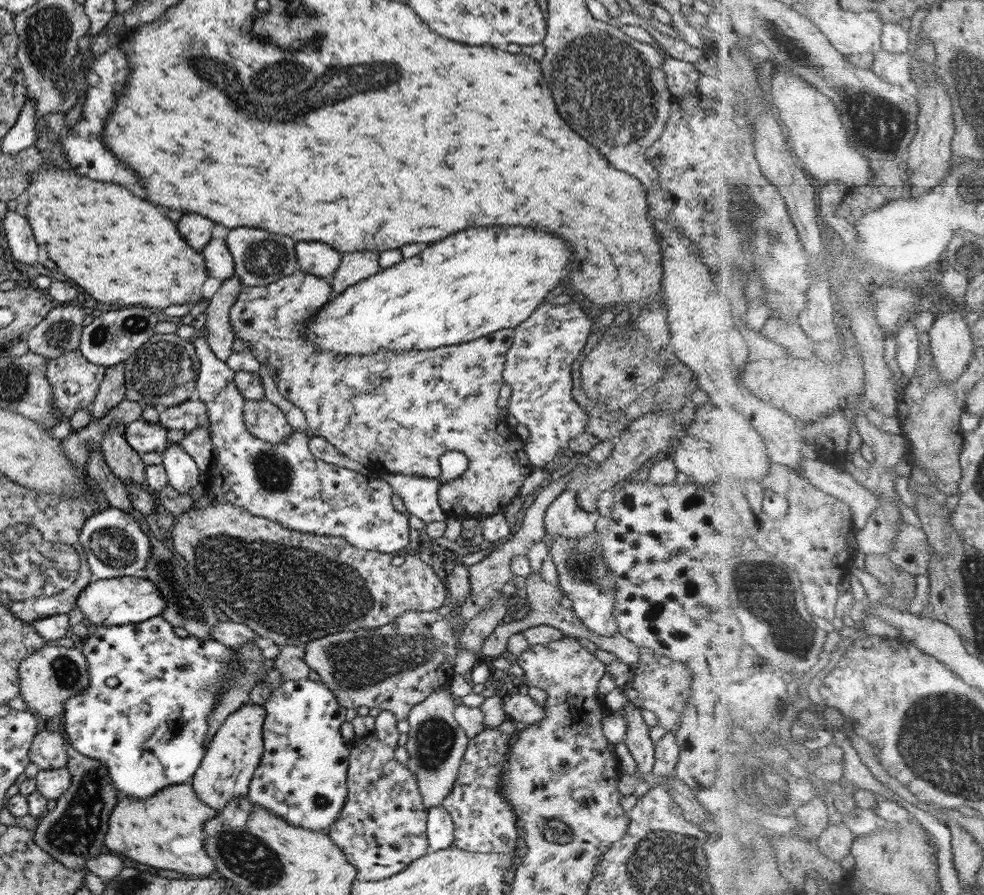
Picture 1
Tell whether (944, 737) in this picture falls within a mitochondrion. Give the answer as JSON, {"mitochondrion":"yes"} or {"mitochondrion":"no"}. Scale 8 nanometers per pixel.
{"mitochondrion":"yes"}

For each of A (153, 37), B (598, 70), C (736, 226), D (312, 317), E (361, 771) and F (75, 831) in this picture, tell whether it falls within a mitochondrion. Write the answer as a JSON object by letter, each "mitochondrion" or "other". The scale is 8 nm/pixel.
{"A":"other","B":"mitochondrion","C":"mitochondrion","D":"other","E":"other","F":"mitochondrion"}

